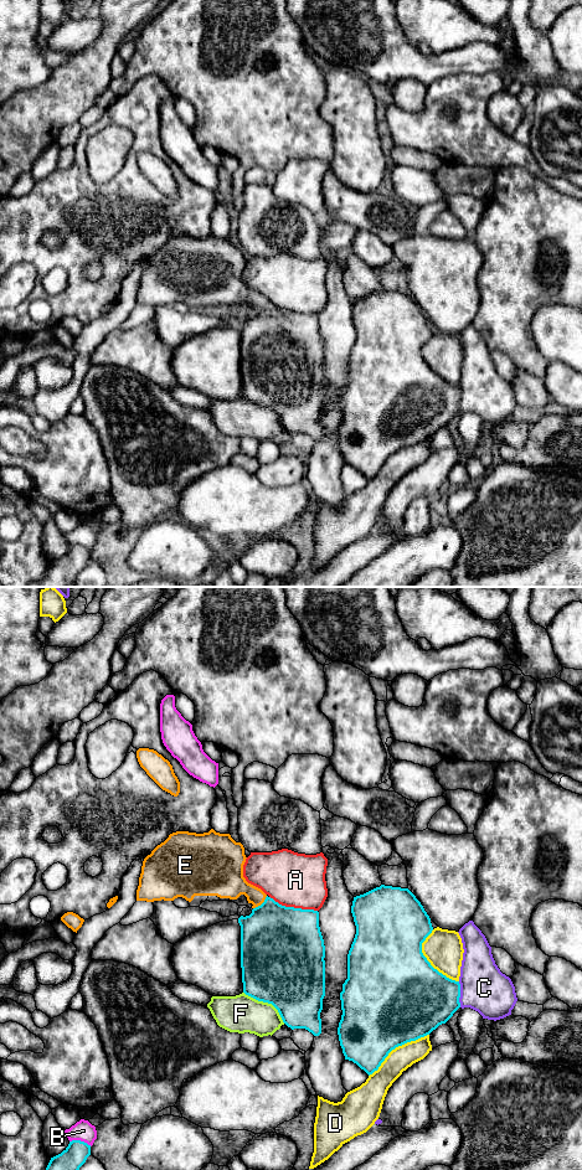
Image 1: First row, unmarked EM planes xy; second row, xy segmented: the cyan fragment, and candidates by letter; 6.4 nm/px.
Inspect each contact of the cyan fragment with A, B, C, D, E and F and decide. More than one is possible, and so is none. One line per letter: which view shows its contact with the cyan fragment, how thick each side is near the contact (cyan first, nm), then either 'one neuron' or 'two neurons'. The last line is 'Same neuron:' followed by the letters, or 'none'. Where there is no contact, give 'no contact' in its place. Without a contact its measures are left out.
A: xy | 500/360 nm | two neurons
B: xy | 150/140 nm | two neurons
C: xy | 420/300 nm | two neurons
D: xy | 500/160 nm | two neurons
E: xy | 460/190 nm | one neuron
F: xy | 500/240 nm | two neurons
Same neuron: E

